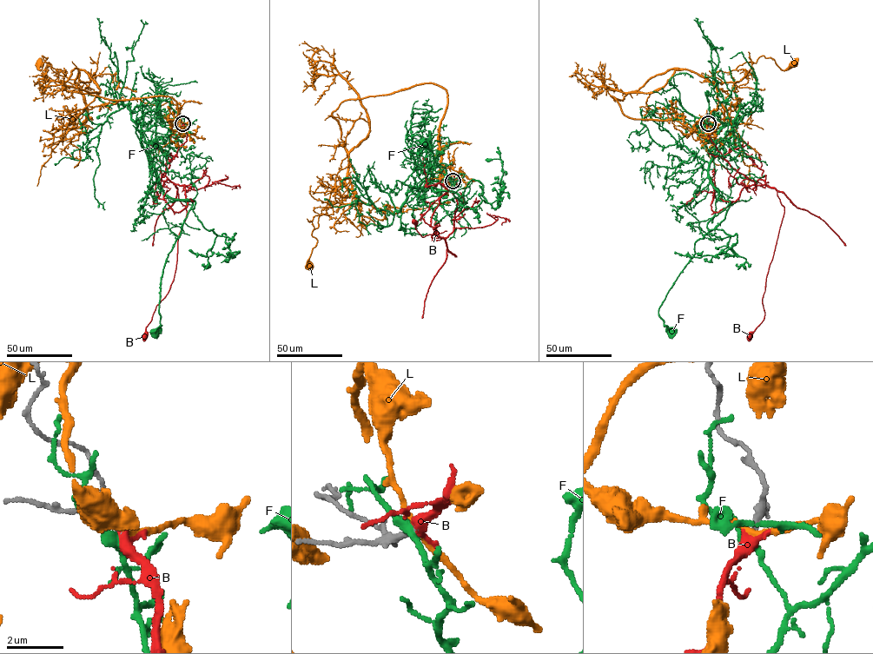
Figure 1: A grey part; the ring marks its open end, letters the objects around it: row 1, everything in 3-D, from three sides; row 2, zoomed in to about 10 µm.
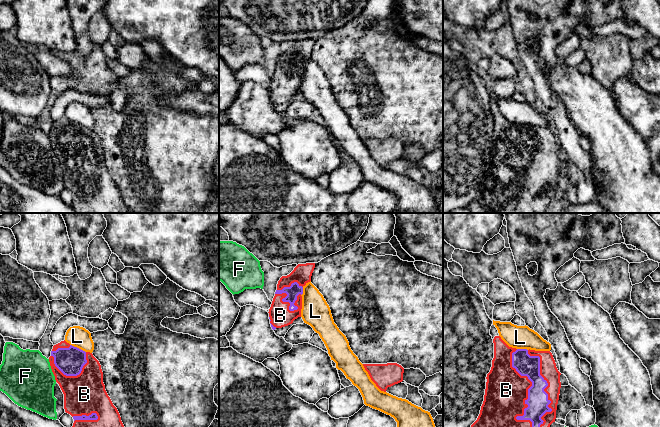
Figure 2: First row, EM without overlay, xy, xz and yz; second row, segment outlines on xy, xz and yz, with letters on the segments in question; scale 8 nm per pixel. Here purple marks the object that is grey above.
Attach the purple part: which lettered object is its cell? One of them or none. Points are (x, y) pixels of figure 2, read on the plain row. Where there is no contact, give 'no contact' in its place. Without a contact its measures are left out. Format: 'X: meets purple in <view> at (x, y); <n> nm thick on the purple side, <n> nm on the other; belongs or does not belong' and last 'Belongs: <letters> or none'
B: meets purple in yz at (528, 174); 170 nm thick on the purple side, 340 nm on the other; belongs
F: no contact; does not belong
L: meets purple in xy at (78, 124); 220 nm thick on the purple side, 170 nm on the other; does not belong
Belongs: B

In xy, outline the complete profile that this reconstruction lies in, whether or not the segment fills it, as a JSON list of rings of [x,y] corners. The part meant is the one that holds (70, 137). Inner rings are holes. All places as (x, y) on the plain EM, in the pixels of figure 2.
[[[64,116],[64,117],[61,117],[60,119],[53,122],[53,125],[51,127],[51,132],[49,133],[49,138],[50,138],[52,148],[55,152],[55,156],[59,160],[59,162],[64,170],[65,188],[70,190],[74,195],[74,199],[73,199],[71,206],[75,210],[76,213],[128,213],[129,212],[129,209],[127,208],[127,206],[125,205],[125,203],[121,197],[121,193],[120,193],[120,190],[119,190],[117,184],[113,181],[110,173],[108,172],[108,170],[105,166],[101,141],[100,141],[99,137],[93,132],[92,129],[85,128],[77,123],[74,123]]]

